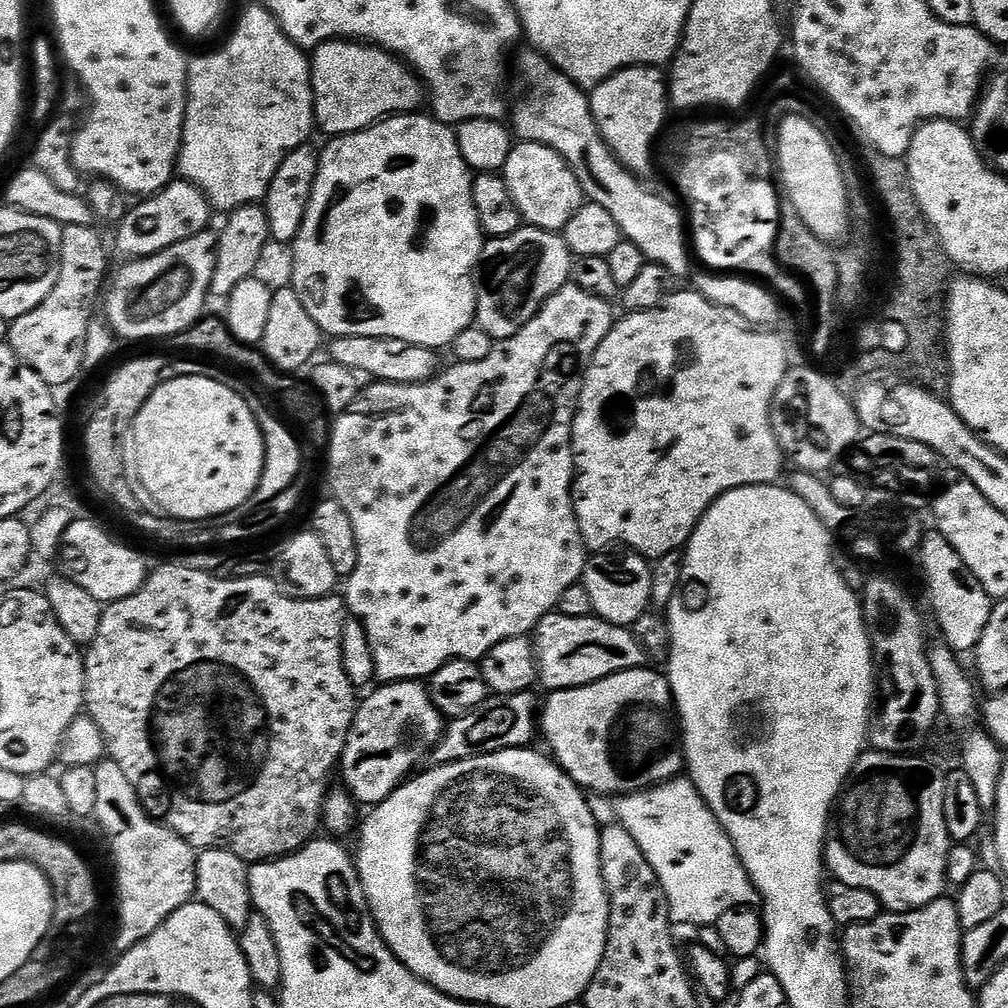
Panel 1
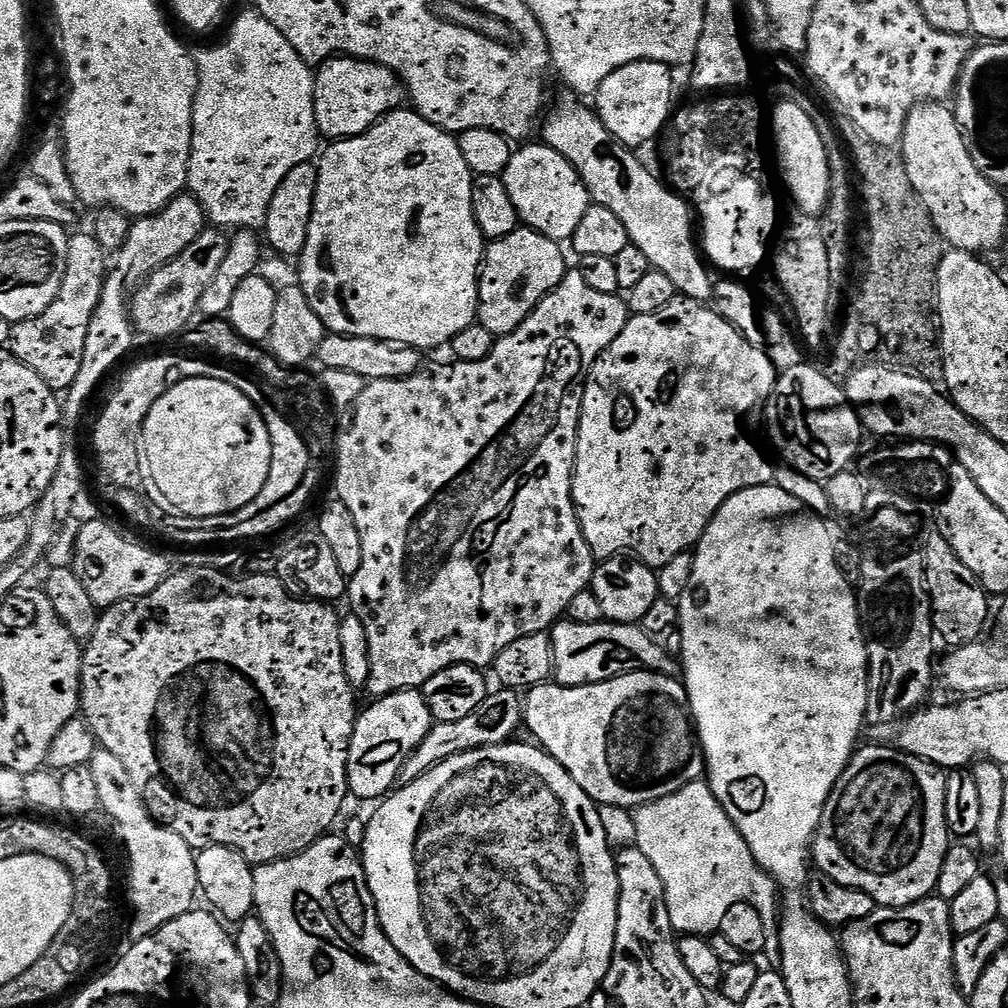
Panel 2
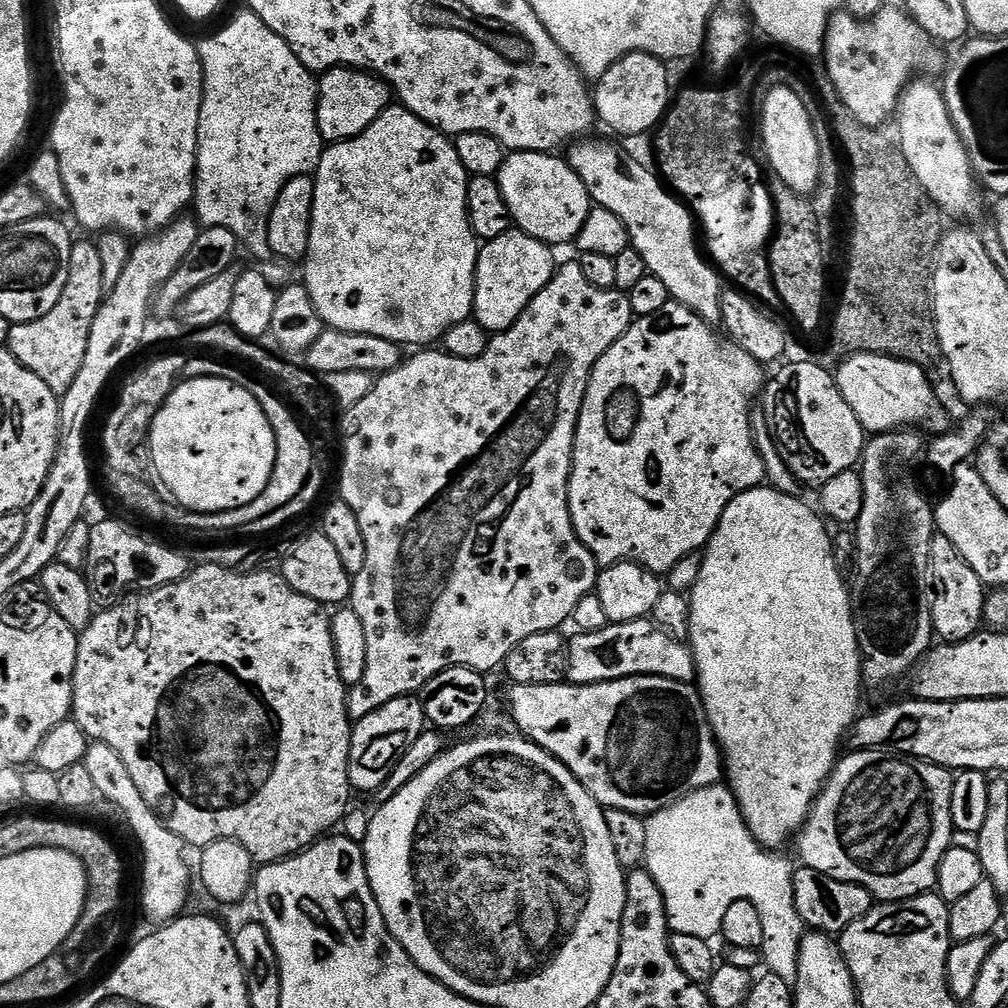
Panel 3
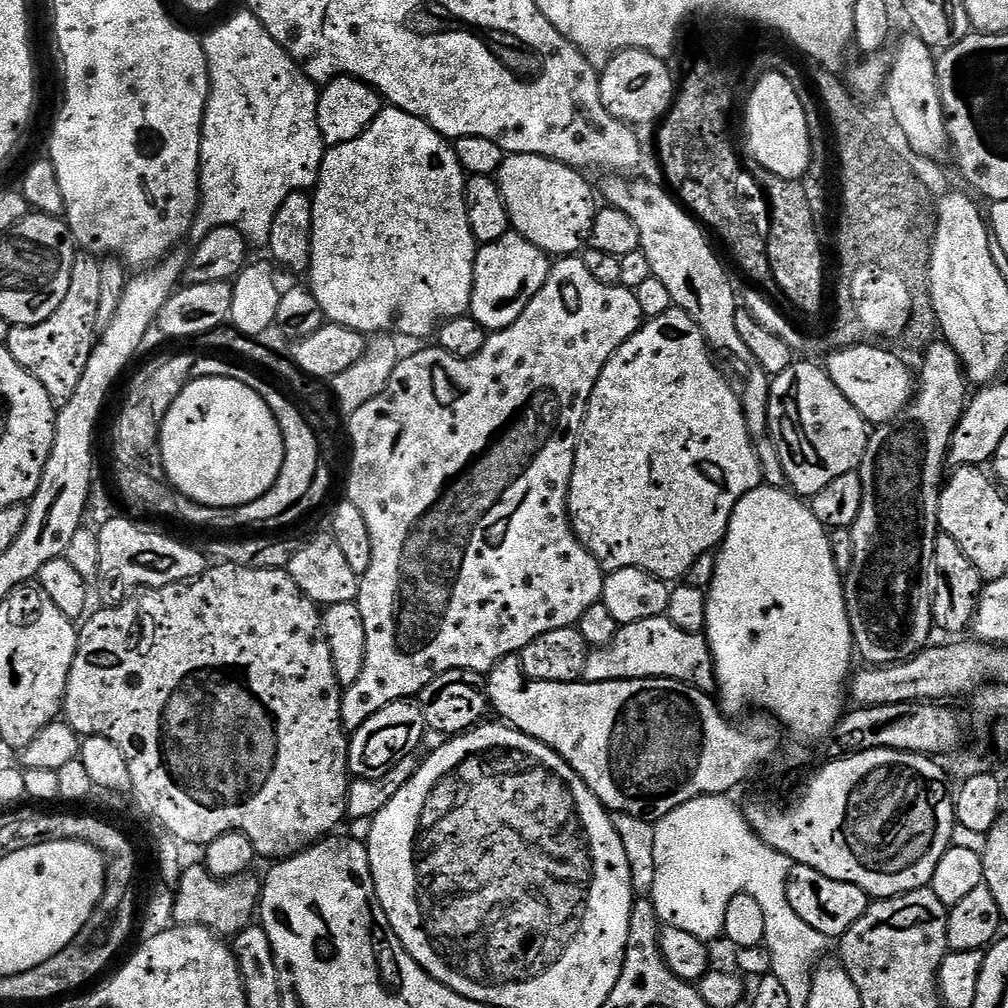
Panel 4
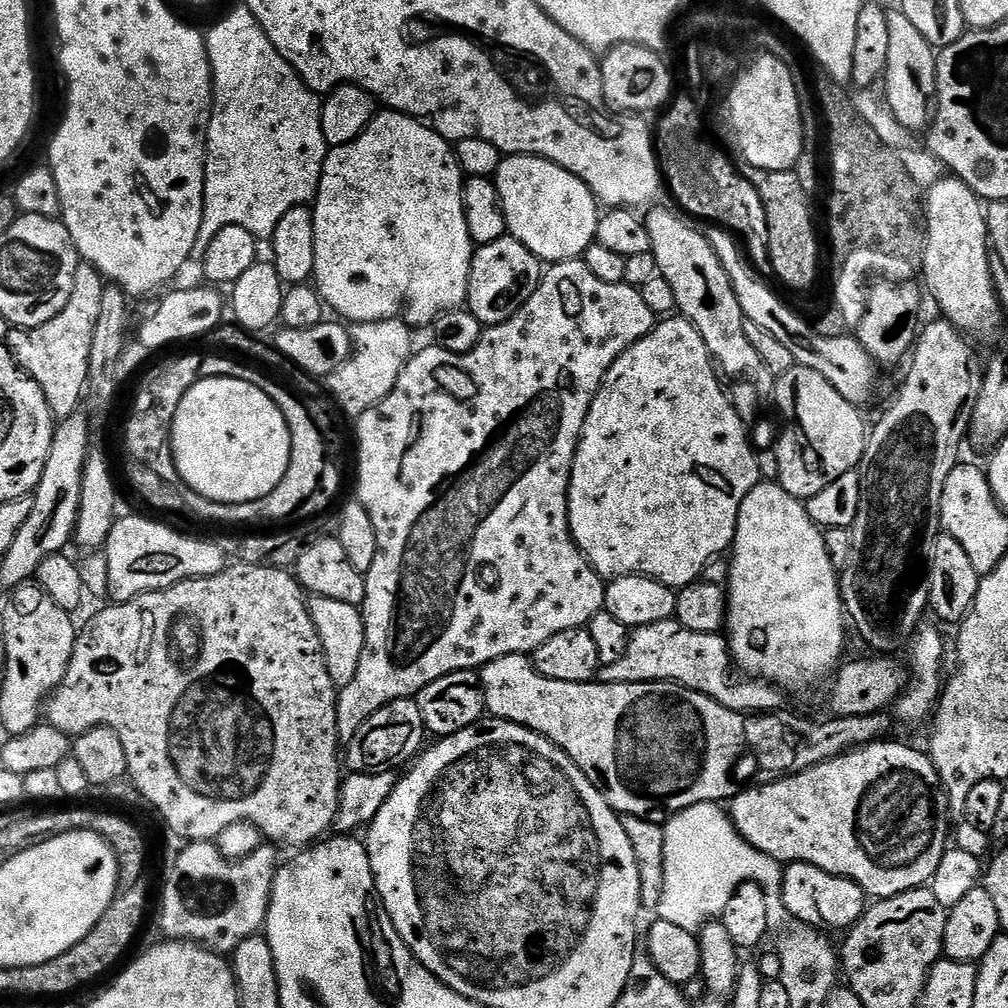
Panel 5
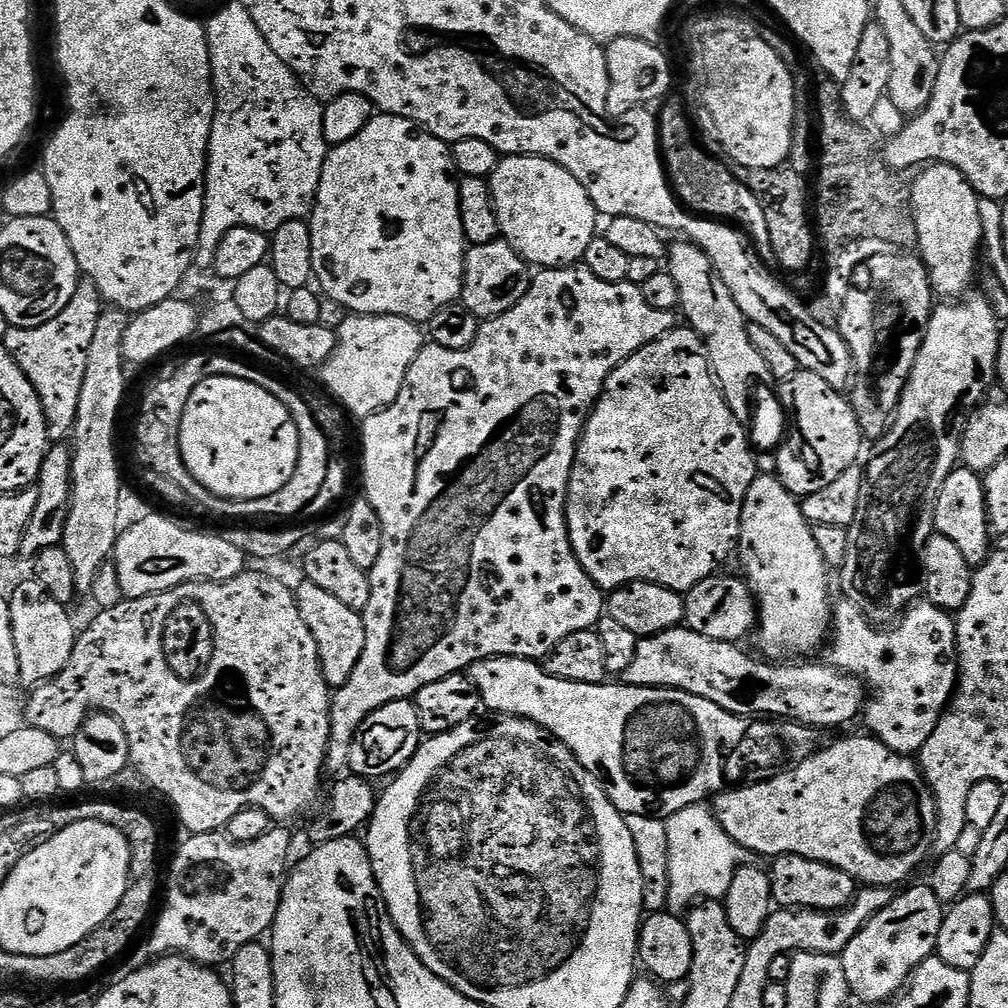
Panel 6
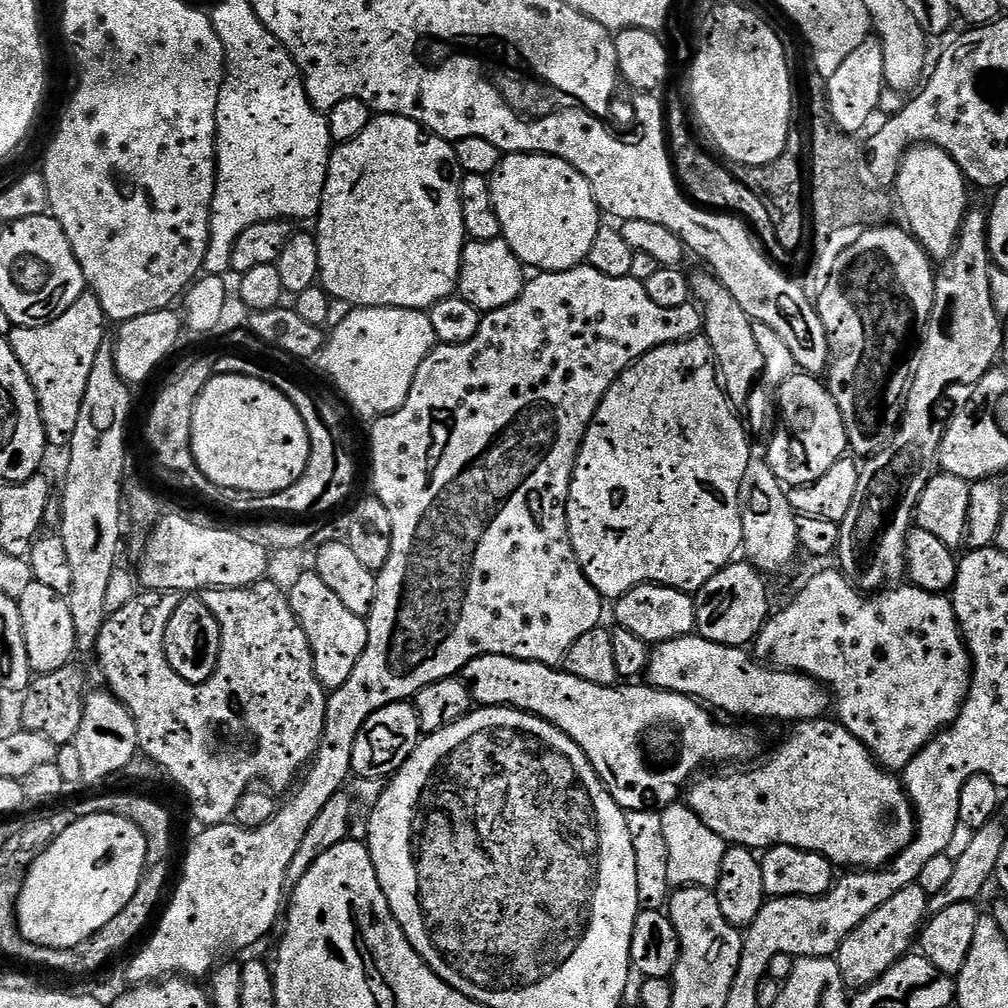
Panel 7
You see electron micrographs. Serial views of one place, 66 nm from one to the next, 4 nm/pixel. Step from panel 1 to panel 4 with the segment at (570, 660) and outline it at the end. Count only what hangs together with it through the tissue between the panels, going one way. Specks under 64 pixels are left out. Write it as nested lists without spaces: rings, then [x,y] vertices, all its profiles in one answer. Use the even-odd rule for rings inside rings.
[[[667,615],[622,624],[614,642],[589,651],[584,671],[584,680],[590,684],[611,680],[649,680],[663,676],[667,680],[693,684],[706,693],[711,693],[716,686],[712,651],[708,649],[707,639],[700,634],[678,630],[678,626],[674,626]]]

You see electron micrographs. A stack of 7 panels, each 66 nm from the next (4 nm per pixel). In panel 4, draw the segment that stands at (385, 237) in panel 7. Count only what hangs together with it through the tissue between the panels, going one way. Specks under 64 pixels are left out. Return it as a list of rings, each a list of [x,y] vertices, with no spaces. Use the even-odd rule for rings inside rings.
[[[381,107],[380,112],[370,122],[370,126],[358,138],[350,142],[331,145],[325,151],[324,161],[320,167],[320,176],[311,193],[312,198],[312,267],[310,269],[310,287],[314,298],[318,298],[318,306],[322,306],[325,317],[331,323],[341,324],[356,332],[371,334],[388,334],[393,328],[404,336],[428,336],[437,331],[446,320],[463,316],[472,307],[472,287],[474,286],[474,266],[478,245],[470,230],[470,222],[466,218],[466,202],[464,186],[466,173],[458,162],[456,149],[445,137],[435,132],[425,120],[414,114],[406,114],[400,108]]]

